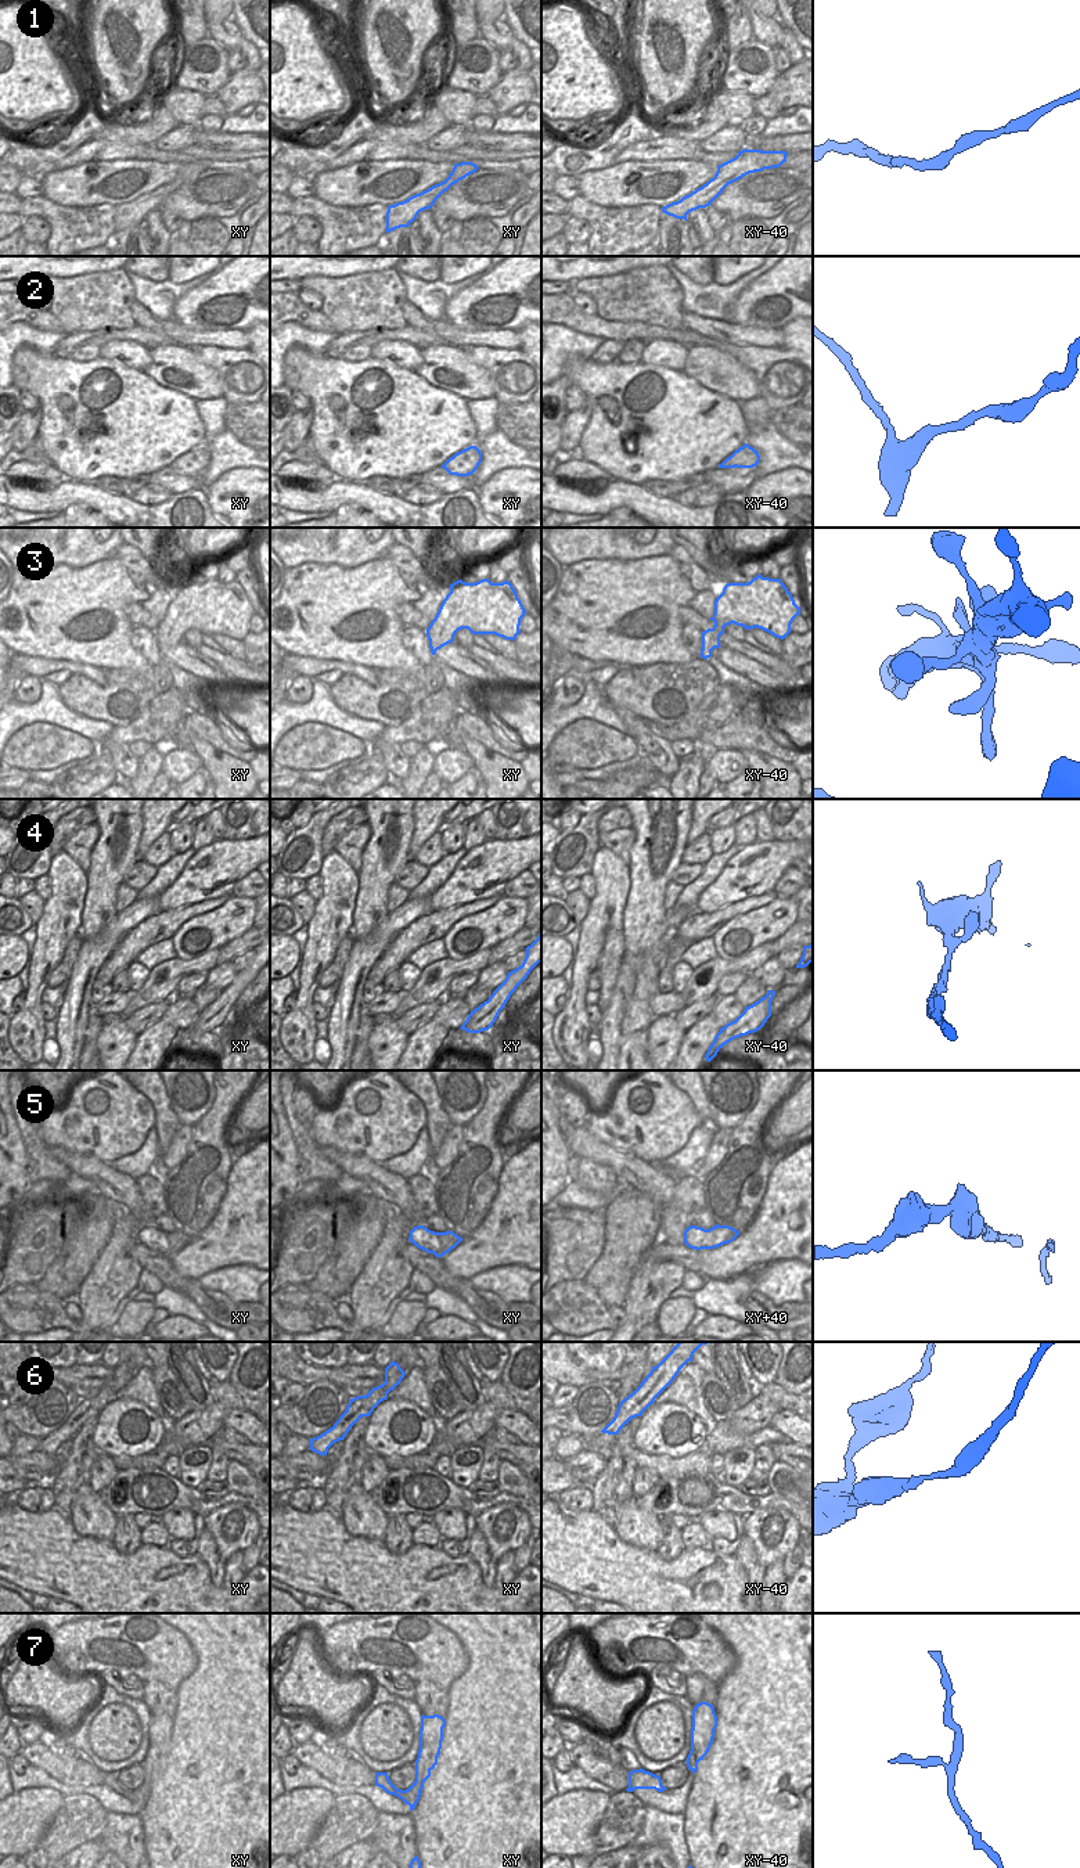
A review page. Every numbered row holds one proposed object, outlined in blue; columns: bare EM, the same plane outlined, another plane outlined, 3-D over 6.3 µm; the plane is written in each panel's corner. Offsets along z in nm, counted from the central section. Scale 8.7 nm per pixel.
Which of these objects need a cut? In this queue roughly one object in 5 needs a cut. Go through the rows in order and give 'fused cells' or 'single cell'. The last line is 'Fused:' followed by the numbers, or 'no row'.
1: single cell
2: single cell
3: single cell
4: single cell
5: single cell
6: single cell
7: single cell
Fused: no row

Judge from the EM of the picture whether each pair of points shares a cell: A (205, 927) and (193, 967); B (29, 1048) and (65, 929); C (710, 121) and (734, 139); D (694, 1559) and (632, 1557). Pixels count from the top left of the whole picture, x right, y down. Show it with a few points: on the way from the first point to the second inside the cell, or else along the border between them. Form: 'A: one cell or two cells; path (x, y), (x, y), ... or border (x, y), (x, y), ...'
A: two cells; border (218, 947), (188, 960), (176, 957)
B: one cell; path (29, 1019), (39, 971), (46, 958)
C: two cells; border (727, 123), (699, 141)
D: one cell; path (679, 1569), (647, 1569)

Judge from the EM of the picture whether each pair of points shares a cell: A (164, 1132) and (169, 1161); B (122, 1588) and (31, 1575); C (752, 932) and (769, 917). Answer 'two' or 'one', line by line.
A: two
B: one
C: one

